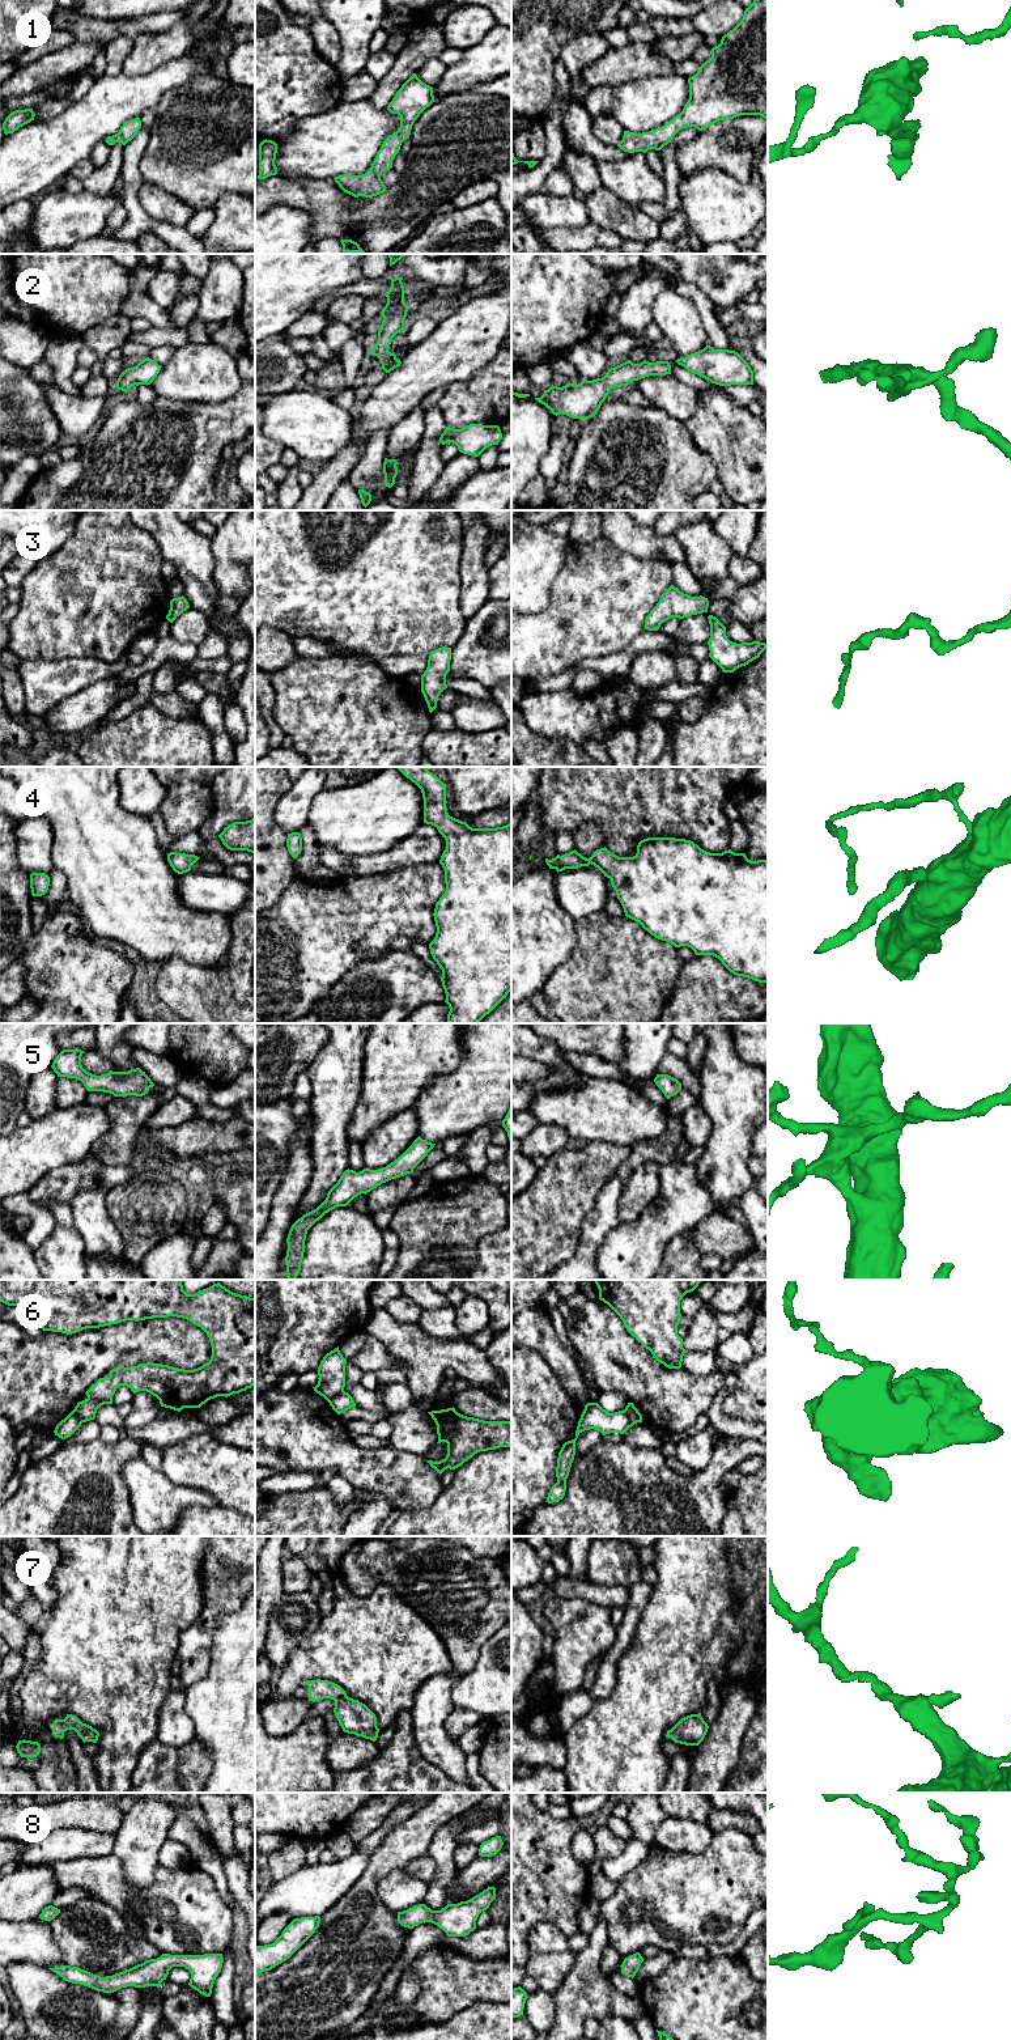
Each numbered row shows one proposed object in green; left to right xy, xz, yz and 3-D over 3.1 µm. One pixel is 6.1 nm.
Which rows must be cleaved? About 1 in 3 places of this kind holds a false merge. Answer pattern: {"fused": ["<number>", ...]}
{"fused": ["6"]}

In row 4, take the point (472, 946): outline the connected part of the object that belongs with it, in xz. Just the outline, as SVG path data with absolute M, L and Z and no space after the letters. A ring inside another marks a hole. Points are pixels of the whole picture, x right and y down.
M395 767L415 783L424 798L424 823L434 826L446 840L439 864L445 870L446 891L436 903L437 933L430 954L442 970L442 987L449 1005L449 1023L479 1023L511 991L511 823L496 828L472 828L449 815L446 784L425 767Z

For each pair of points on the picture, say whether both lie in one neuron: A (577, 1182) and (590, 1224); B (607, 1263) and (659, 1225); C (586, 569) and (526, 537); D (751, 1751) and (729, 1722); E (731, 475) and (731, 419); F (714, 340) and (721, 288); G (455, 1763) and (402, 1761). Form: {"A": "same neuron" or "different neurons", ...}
{"A": "different neurons", "B": "same neuron", "C": "different neurons", "D": "different neurons", "E": "same neuron", "F": "different neurons", "G": "different neurons"}

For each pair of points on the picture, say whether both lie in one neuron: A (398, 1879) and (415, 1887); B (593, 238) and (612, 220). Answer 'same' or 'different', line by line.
A: same
B: different

